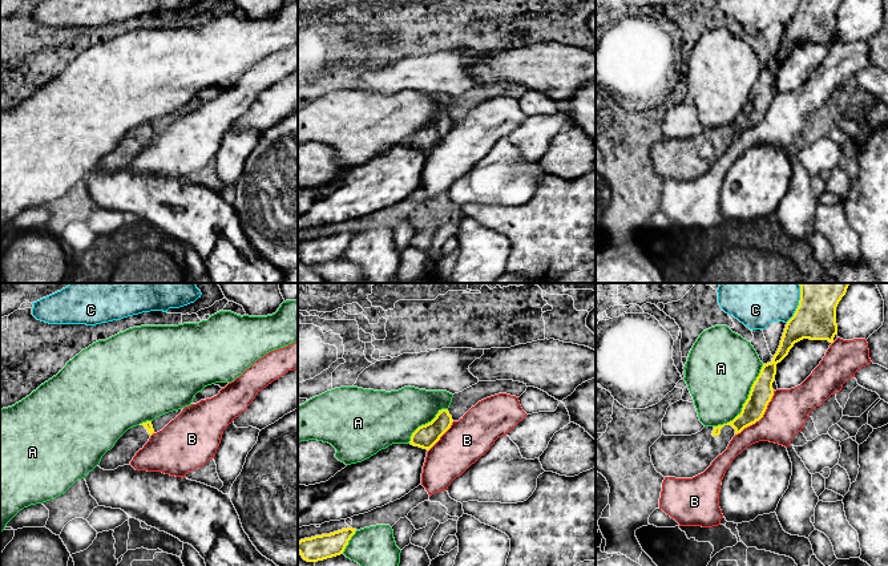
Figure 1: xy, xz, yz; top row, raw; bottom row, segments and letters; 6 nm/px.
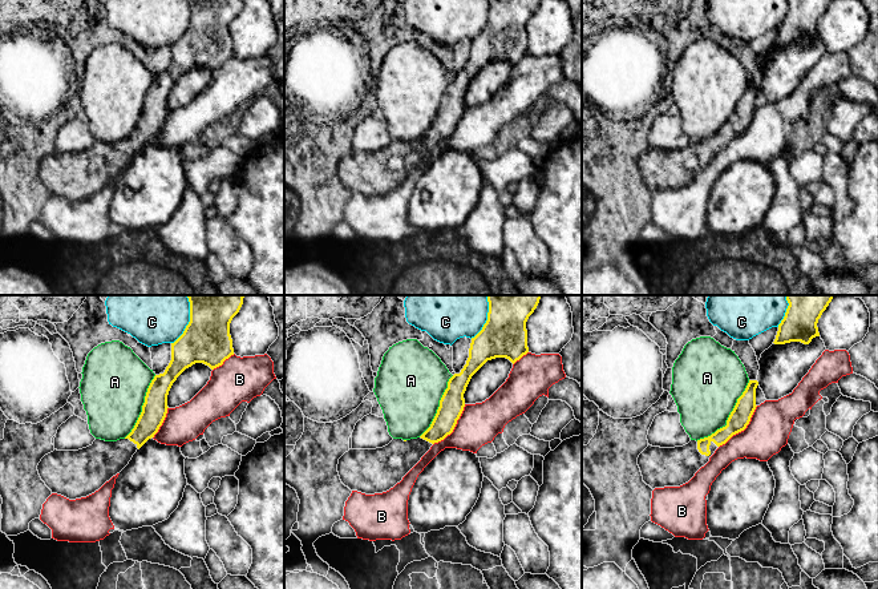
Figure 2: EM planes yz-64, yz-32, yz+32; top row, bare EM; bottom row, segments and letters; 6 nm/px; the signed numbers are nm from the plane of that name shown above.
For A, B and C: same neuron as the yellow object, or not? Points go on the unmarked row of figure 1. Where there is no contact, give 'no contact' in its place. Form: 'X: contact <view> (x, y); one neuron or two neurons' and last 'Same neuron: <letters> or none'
A: contact yz (746, 104); two neurons
B: contact yz (761, 120); two neurons
C: contact yz (796, 12); two neurons
Same neuron: none

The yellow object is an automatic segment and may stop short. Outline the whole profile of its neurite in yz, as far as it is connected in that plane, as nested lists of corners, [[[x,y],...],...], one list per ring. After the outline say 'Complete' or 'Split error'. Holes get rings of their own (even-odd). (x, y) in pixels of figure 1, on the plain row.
[[[800,0],[772,64],[763,66],[742,114],[727,126],[705,129],[691,138],[662,137],[650,149],[655,173],[663,179],[675,181],[693,181],[703,175],[727,151],[735,137],[763,120],[774,98],[776,66],[788,57],[794,47],[803,41],[833,45],[837,36],[836,9],[840,3],[841,0]]]. Split error

